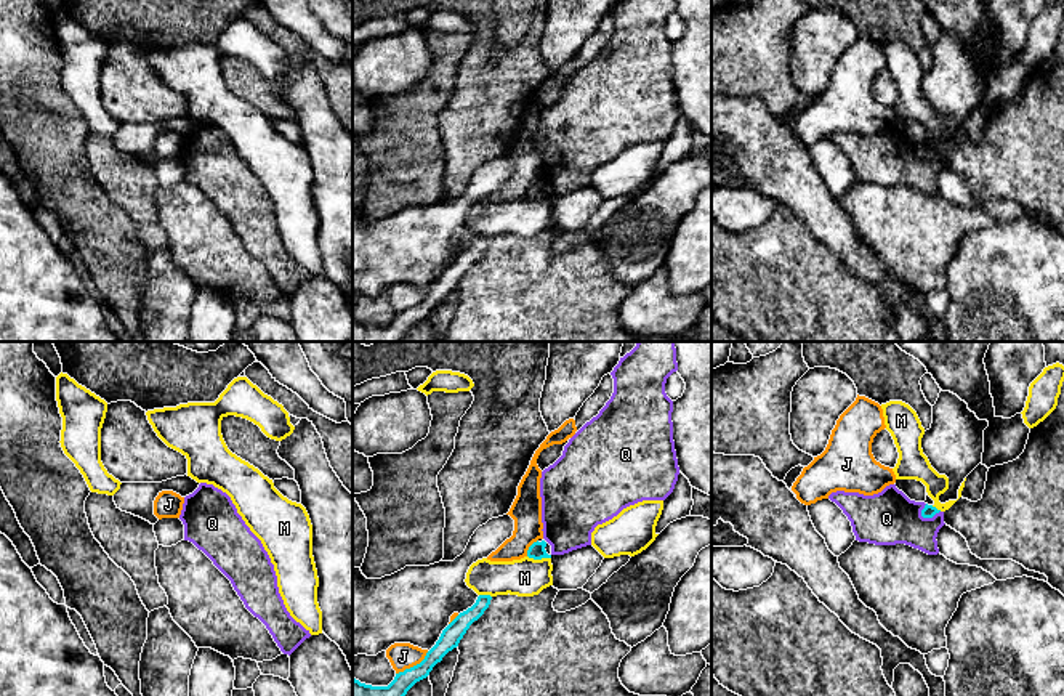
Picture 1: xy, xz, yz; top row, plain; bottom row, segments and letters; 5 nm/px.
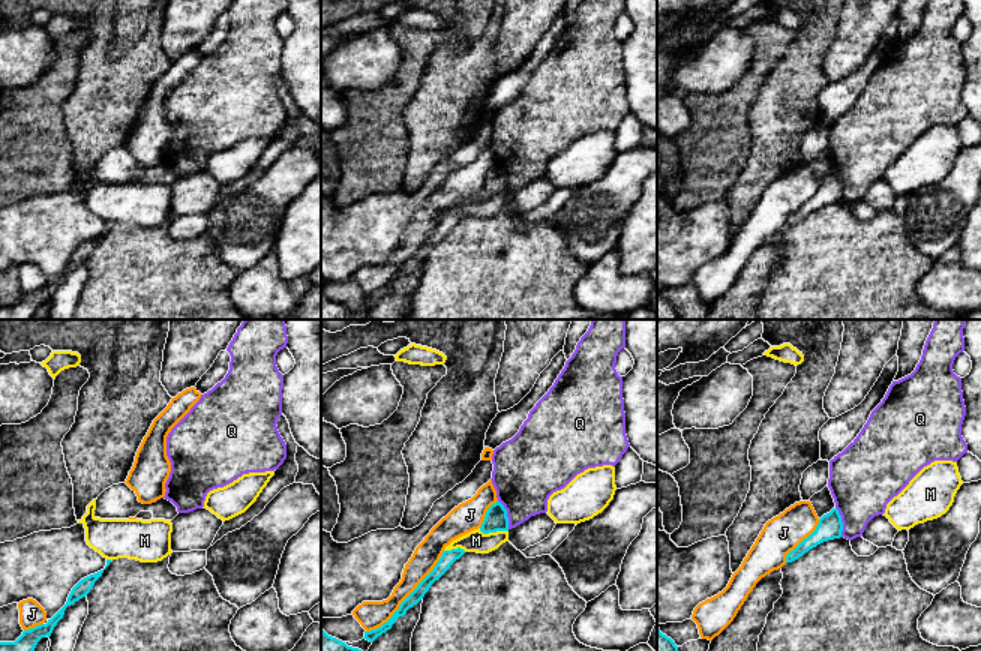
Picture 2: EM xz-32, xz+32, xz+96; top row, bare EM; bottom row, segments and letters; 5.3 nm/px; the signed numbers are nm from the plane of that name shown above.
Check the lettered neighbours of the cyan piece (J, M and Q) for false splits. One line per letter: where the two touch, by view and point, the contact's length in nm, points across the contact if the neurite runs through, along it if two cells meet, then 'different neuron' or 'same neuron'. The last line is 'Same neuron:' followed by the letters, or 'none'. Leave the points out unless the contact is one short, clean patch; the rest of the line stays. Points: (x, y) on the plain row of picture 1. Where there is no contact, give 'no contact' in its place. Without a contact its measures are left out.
J: meets cyan in xz at (414, 307); contact 200 nm long; different neuron
M: meets cyan in xz at (539, 199); contact 120 nm long; different neuron
Q: meets cyan in yz at (930, 157); contact 110 nm long; border along yz (939, 151), (931, 157), (920, 156); different neuron
Same neuron: none

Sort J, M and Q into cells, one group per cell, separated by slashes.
J / M / Q

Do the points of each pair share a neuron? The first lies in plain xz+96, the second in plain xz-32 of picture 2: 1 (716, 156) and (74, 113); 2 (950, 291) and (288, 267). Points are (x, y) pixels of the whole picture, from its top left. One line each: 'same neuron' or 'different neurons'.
1: different neurons
2: different neurons

